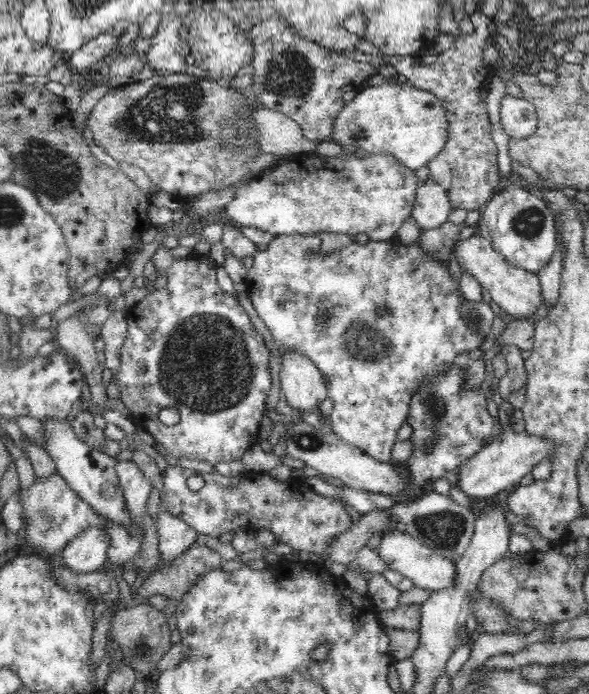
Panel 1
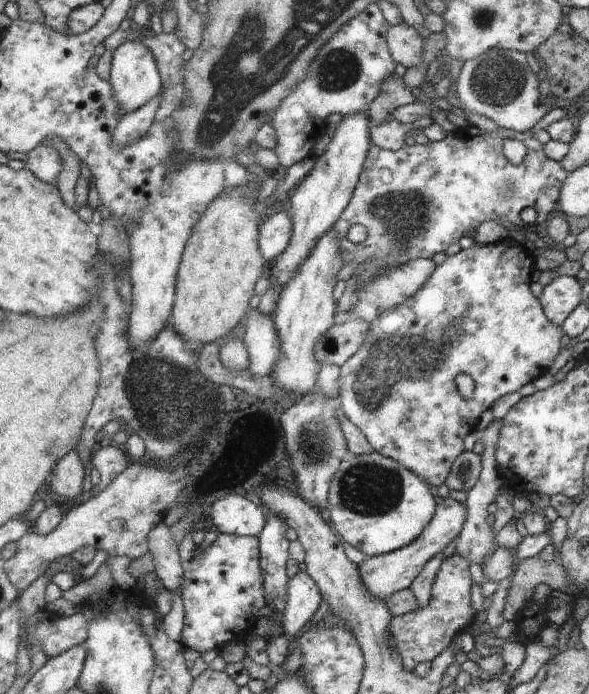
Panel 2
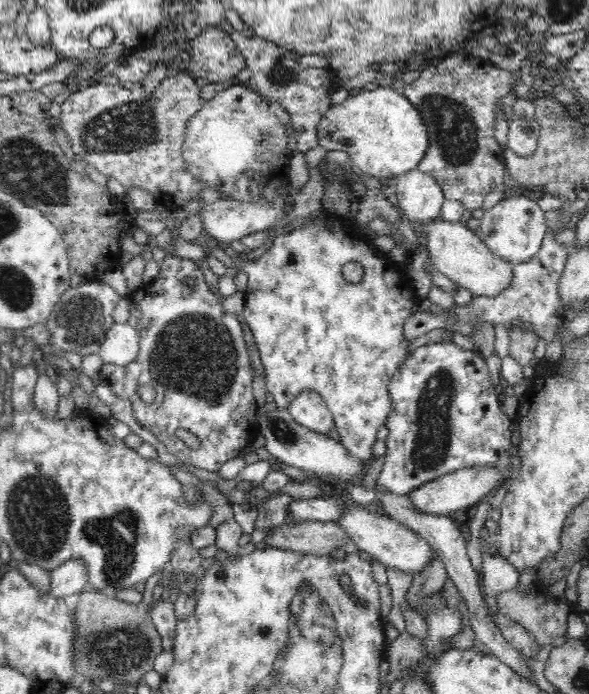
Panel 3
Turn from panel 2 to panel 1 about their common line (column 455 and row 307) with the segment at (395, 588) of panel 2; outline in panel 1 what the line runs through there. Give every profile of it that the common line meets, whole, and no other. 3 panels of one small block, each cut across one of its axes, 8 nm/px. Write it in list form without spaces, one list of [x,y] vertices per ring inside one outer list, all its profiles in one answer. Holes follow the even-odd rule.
[[[476,233],[467,239],[458,239],[454,253],[461,268],[479,281],[479,284],[491,294],[501,310],[508,314],[520,319],[528,318],[530,314],[538,310],[538,306],[544,304],[545,298],[537,273],[512,266],[482,235]]]

